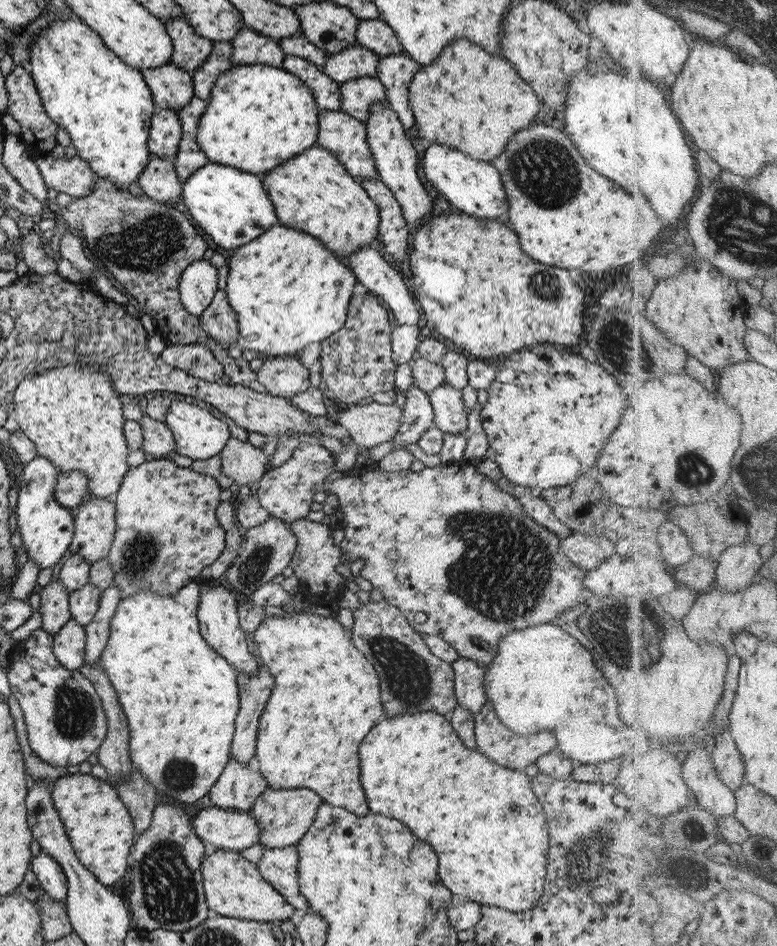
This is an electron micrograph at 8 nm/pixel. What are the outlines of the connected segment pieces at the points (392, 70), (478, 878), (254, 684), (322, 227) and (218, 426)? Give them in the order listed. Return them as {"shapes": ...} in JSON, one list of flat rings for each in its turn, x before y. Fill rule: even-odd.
{"shapes":[[[399,53,380,57,375,71,375,77,383,85,389,106,407,132,414,126,414,118,408,103,408,86,419,67,418,62,409,55]],[[421,711,413,714,402,714,395,716,382,716,363,737,358,750,360,766,360,783,367,801,367,808,371,813,379,813,381,816,397,818,401,824,405,824,419,840,427,842,439,860,439,880,441,885,447,888,451,895,467,897,470,902,479,906,493,906,509,912,525,912,533,908,535,902,543,891,545,881,545,854,548,847,548,833,546,828,545,815,540,800,537,800,535,793,530,787,529,778,523,770,505,768,489,760,476,748,468,749,461,742,458,734,454,731,451,723,444,716,433,711]],[[259,665,252,675,243,671,235,673,239,707,234,718,228,760,235,759,245,764,254,759,259,715,264,709,274,680,265,665]],[[317,144,303,149,298,155,287,159,283,164,274,166,261,175,261,185,275,208,279,224,293,230,303,230,317,238,325,248,345,262,349,253,371,244,377,234,378,210,368,197,366,190,356,183,343,168,343,165,324,148]],[[171,401,163,422,171,431,173,442,175,442,173,450,193,461,205,460,218,455,230,438,228,426,224,422,211,416,203,408,198,408,195,404,189,404,186,401]]]}

